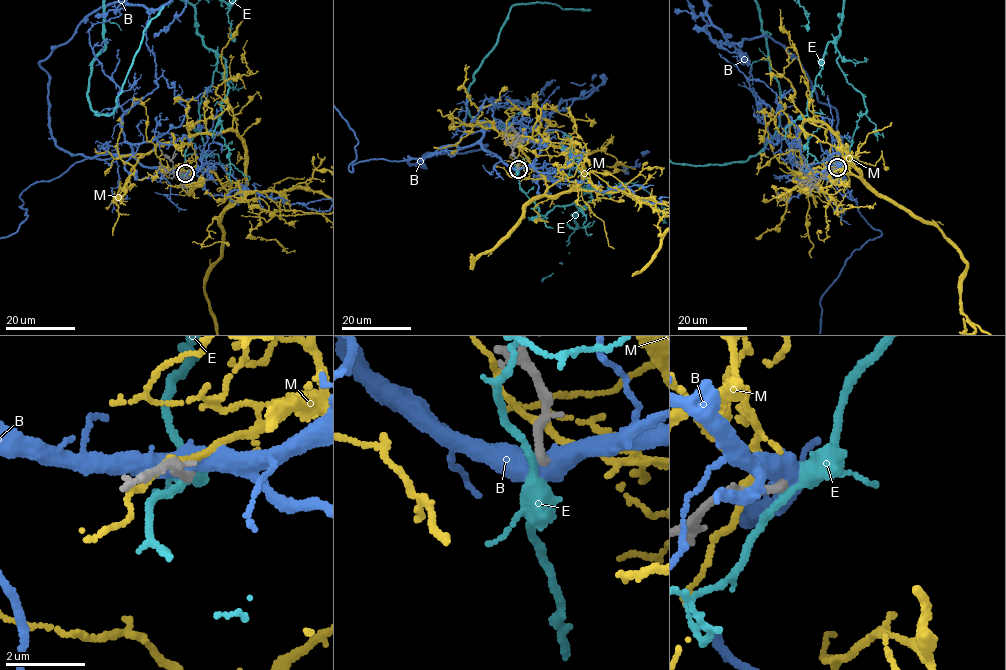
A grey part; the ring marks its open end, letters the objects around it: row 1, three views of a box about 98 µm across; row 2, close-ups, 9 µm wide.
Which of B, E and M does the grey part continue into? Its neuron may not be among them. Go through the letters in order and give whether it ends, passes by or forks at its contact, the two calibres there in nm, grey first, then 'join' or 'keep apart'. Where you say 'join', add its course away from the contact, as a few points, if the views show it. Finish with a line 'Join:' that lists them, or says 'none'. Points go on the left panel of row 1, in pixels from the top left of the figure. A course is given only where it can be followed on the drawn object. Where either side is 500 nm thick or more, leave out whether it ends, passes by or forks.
B: 240/550 nm | keep apart
E: it passes by | 240/240 nm | keep apart
M: it passes by | 300/160 nm | keep apart
Join: none

